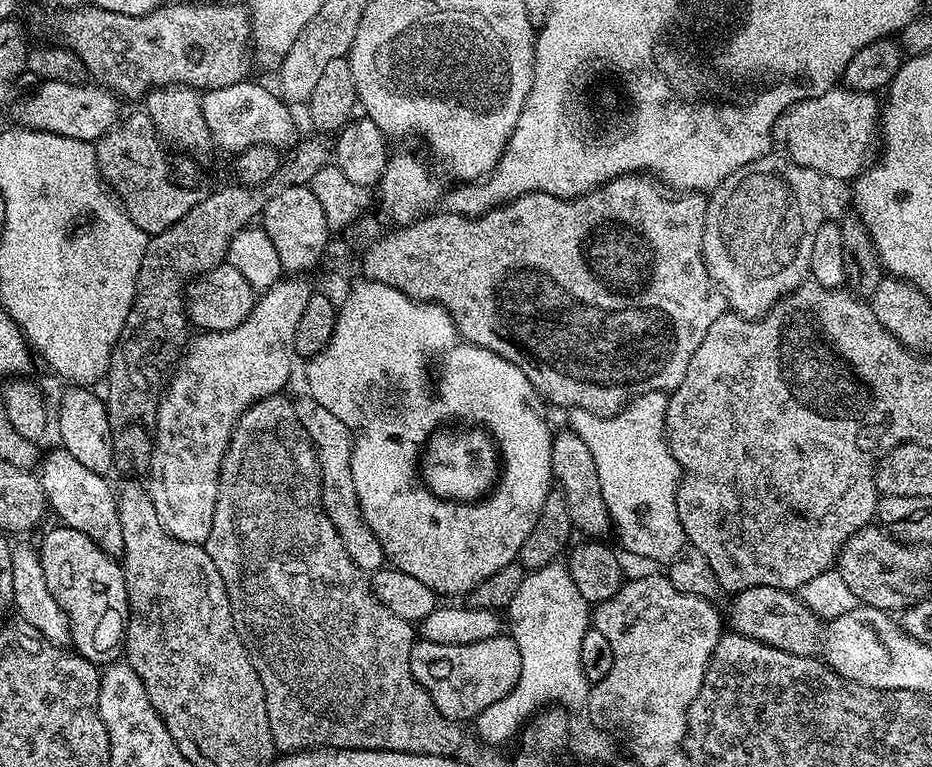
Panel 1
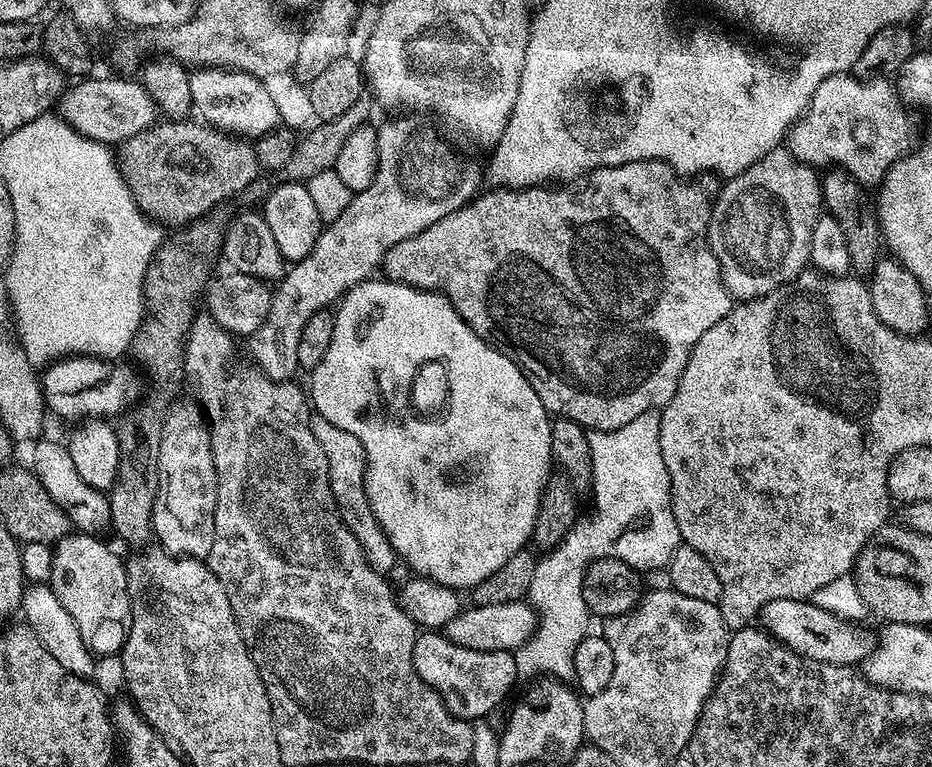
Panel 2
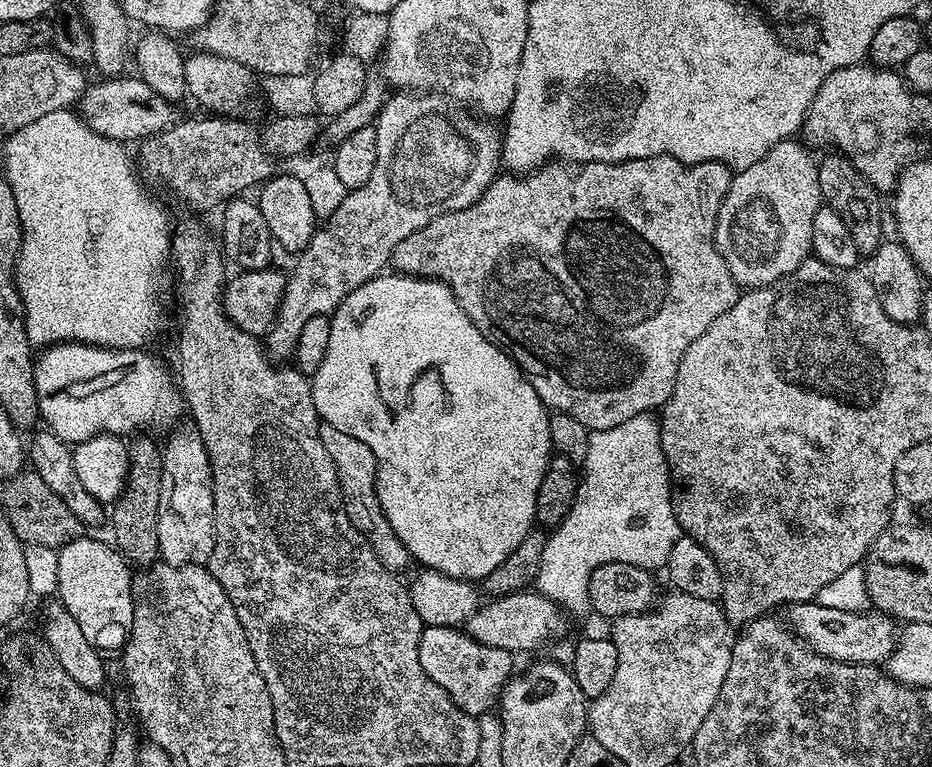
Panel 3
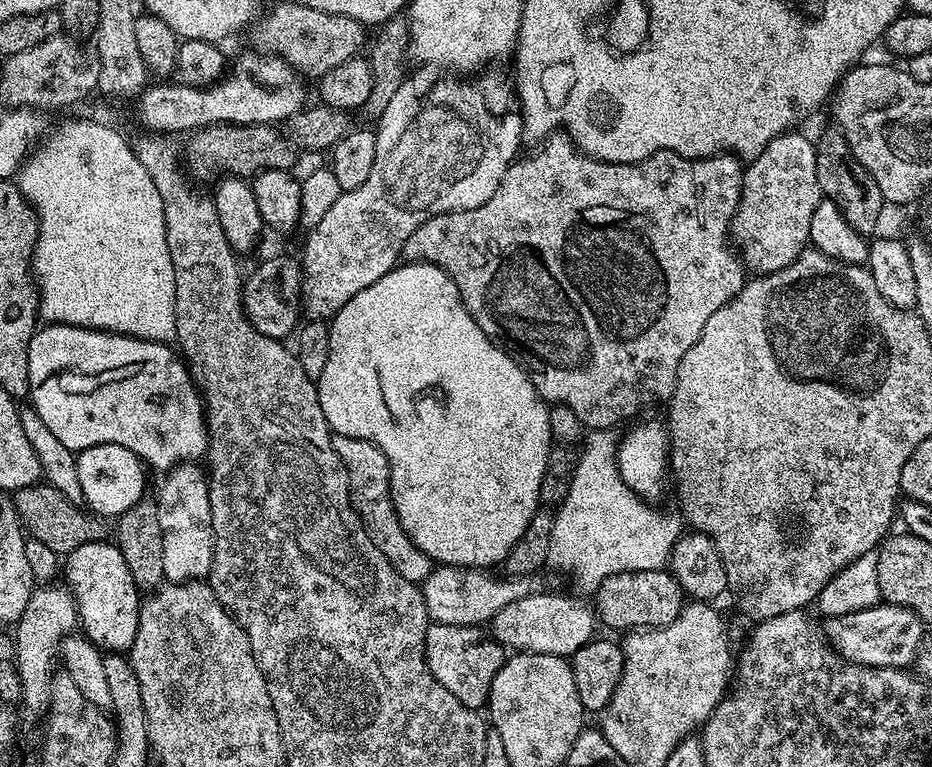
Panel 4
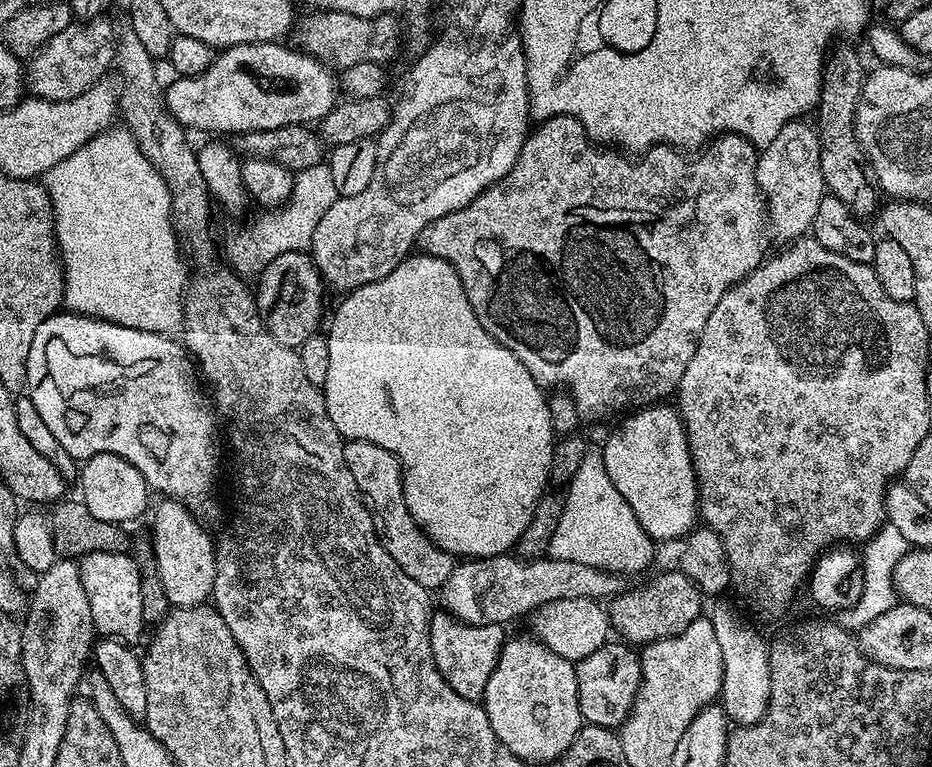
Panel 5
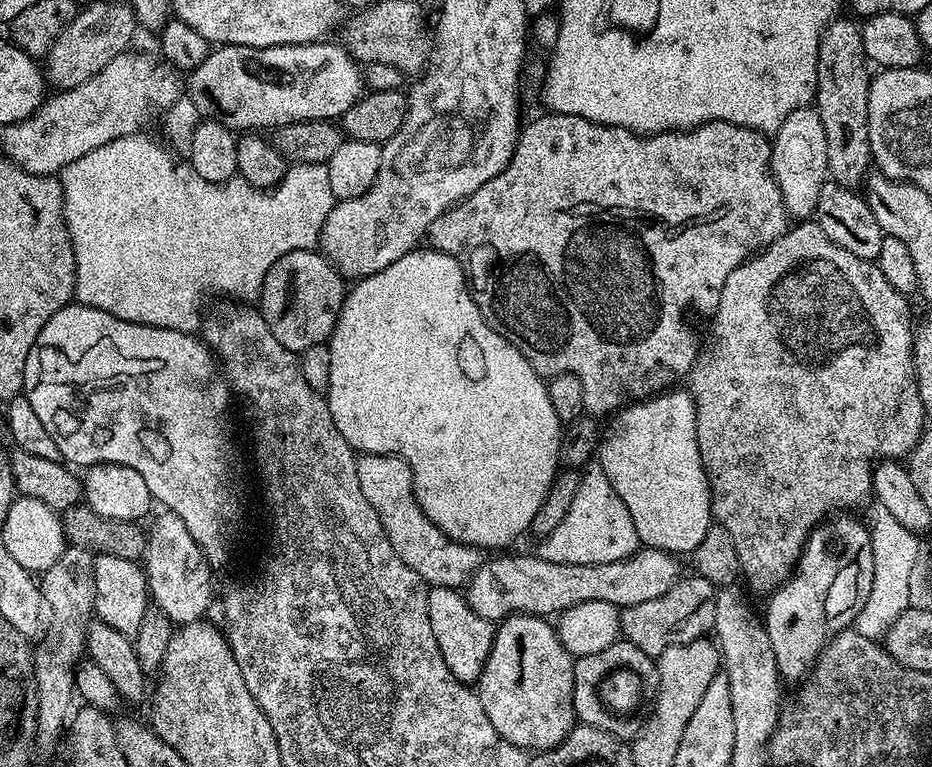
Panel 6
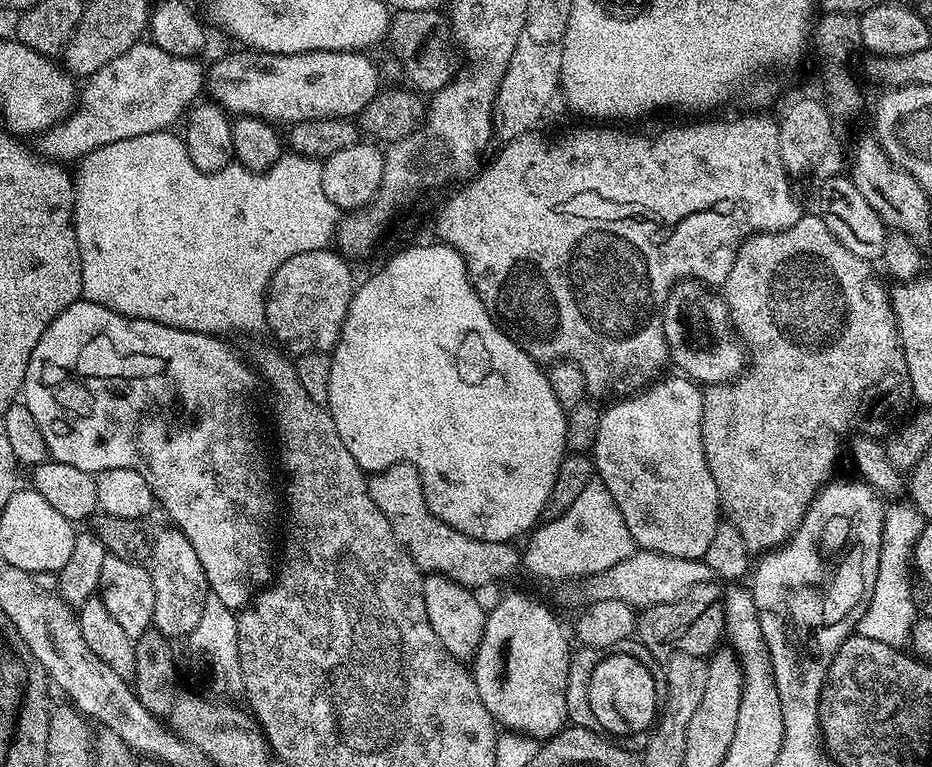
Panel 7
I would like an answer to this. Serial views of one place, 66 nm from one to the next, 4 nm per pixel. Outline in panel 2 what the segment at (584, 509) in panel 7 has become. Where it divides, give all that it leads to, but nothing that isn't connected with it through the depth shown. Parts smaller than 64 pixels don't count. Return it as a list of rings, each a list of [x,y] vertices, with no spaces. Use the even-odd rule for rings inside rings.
[[[651,410],[643,412],[634,422],[626,422],[618,430],[609,432],[589,431],[590,454],[590,492],[596,495],[596,517],[585,526],[584,532],[573,530],[558,548],[541,555],[536,562],[534,579],[530,581],[527,603],[538,621],[535,631],[515,653],[516,670],[521,677],[555,678],[561,682],[571,681],[574,677],[574,650],[578,650],[578,642],[589,635],[588,620],[590,613],[582,598],[582,578],[584,571],[592,560],[602,556],[613,556],[616,560],[629,561],[633,568],[663,569],[672,561],[674,550],[682,541],[678,522],[674,522],[672,509],[672,483],[666,470],[666,462],[662,458],[660,445],[660,412]]]

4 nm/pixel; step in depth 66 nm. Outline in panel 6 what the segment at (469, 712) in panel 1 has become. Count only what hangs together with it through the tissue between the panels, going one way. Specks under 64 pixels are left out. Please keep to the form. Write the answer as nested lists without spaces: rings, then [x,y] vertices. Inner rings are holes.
[[[429,587],[428,609],[434,639],[438,642],[438,650],[442,650],[442,659],[446,661],[446,666],[450,666],[450,674],[454,674],[458,682],[469,686],[475,685],[486,666],[486,658],[496,637],[493,621],[477,614],[468,605],[467,599],[455,588]]]

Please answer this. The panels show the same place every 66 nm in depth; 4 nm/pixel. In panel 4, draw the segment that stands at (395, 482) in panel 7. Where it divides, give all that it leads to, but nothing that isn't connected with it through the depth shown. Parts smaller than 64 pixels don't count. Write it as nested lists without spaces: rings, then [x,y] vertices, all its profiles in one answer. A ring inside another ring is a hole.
[[[333,435],[332,445],[348,475],[348,490],[352,498],[352,506],[359,514],[364,528],[370,534],[374,546],[386,554],[386,562],[402,574],[411,584],[423,585],[424,579],[432,573],[434,562],[402,530],[398,514],[392,505],[392,487],[388,477],[388,459],[378,446],[366,442],[362,438]]]

